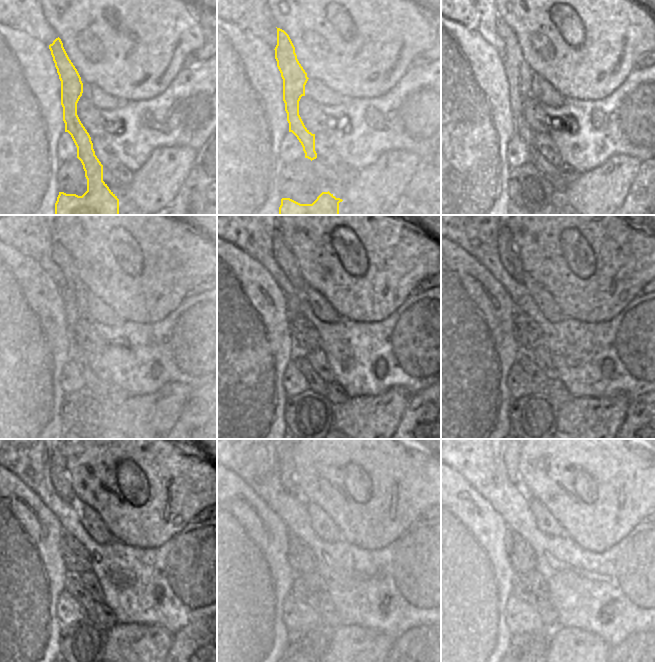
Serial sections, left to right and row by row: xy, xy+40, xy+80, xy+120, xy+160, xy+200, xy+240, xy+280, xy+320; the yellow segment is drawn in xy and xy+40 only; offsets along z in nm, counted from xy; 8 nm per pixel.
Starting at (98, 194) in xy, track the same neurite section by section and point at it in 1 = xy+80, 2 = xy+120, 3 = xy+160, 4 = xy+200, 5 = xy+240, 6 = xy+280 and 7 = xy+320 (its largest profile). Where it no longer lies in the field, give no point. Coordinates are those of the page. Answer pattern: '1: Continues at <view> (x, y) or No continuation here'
1: Continues at xy+80 (519, 75)
2: Continues at xy+120 (73, 293)
3: Continues at xy+160 (282, 254)
4: Continues at xy+200 (508, 255)
5: Continues at xy+240 (57, 467)
6: Continues at xy+280 (285, 459)
7: Continues at xy+320 (511, 459)

